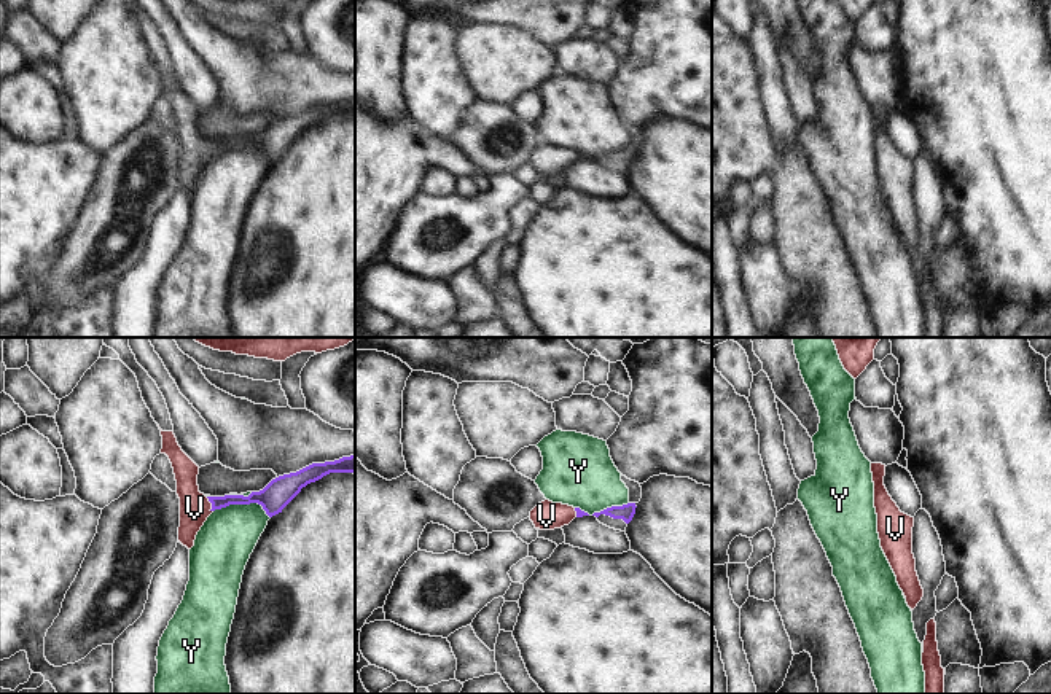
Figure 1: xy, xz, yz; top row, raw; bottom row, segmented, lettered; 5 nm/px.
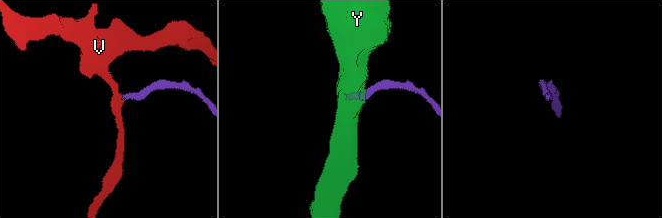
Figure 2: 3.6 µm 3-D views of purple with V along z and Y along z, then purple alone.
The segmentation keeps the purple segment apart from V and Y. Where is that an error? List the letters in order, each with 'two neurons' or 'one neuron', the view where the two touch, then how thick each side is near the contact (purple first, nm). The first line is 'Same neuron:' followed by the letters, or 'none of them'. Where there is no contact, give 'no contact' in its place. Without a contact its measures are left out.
Same neuron: V
V: one neuron | xy | 70/160 nm
Y: two neurons | xy | 150/280 nm

